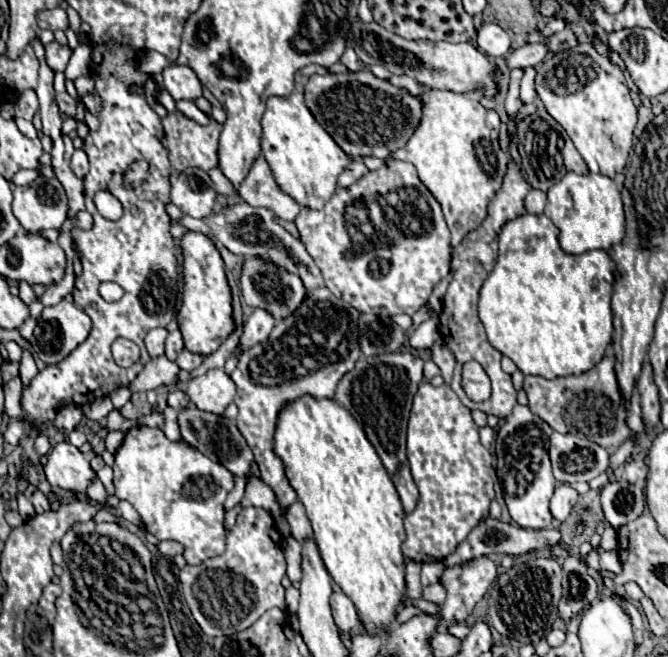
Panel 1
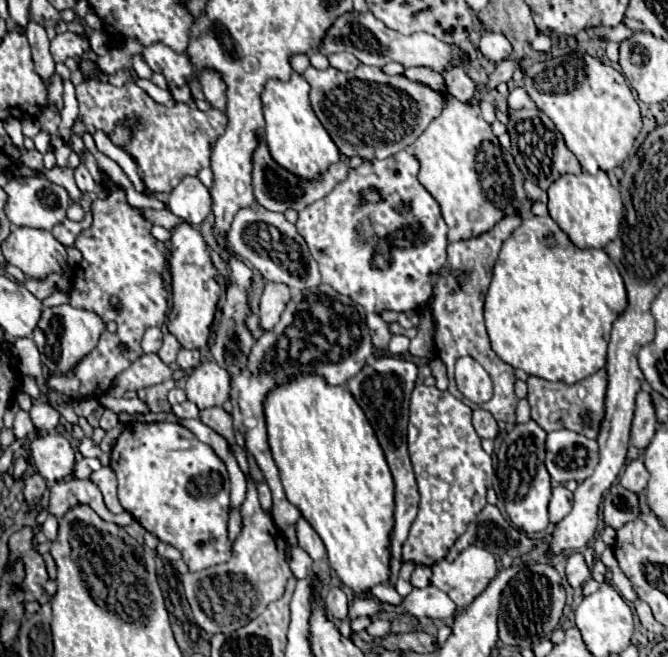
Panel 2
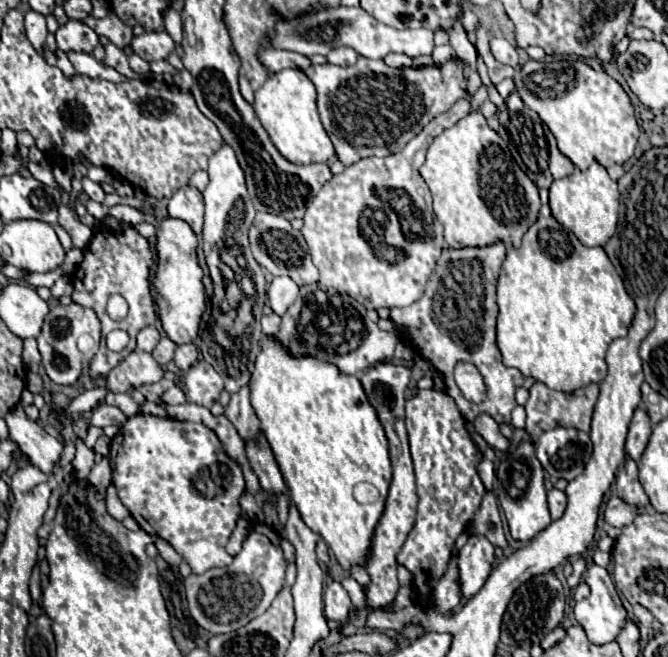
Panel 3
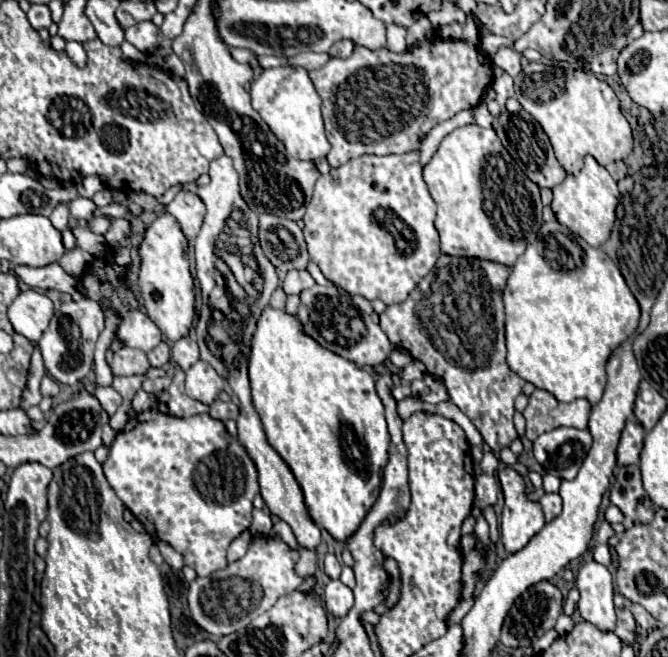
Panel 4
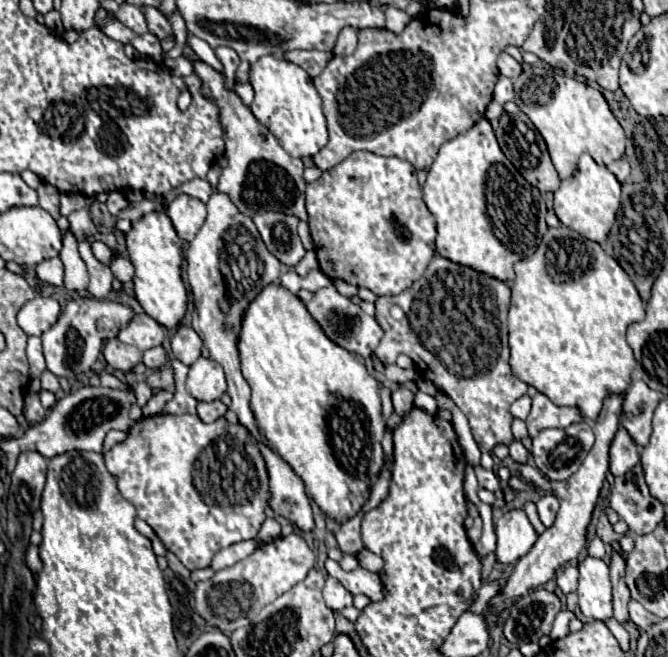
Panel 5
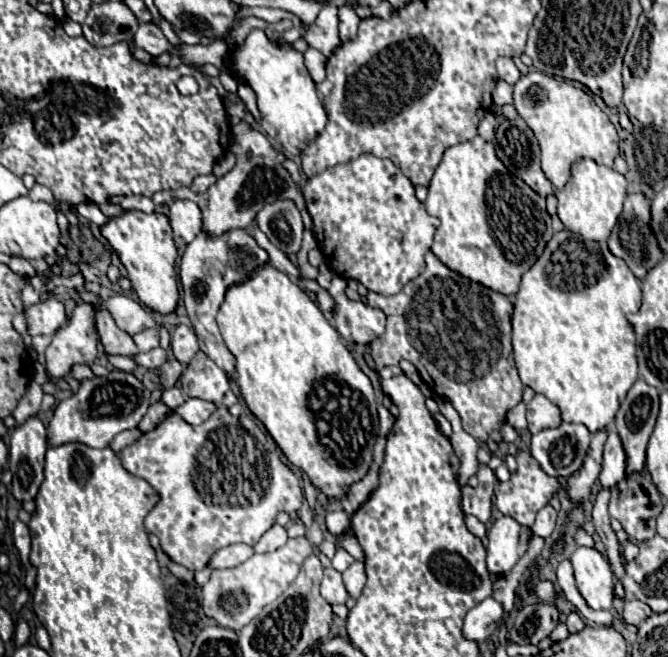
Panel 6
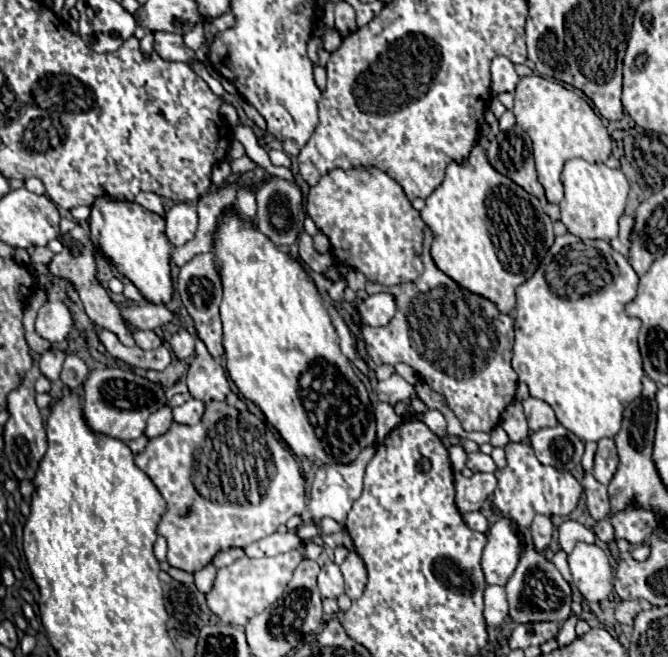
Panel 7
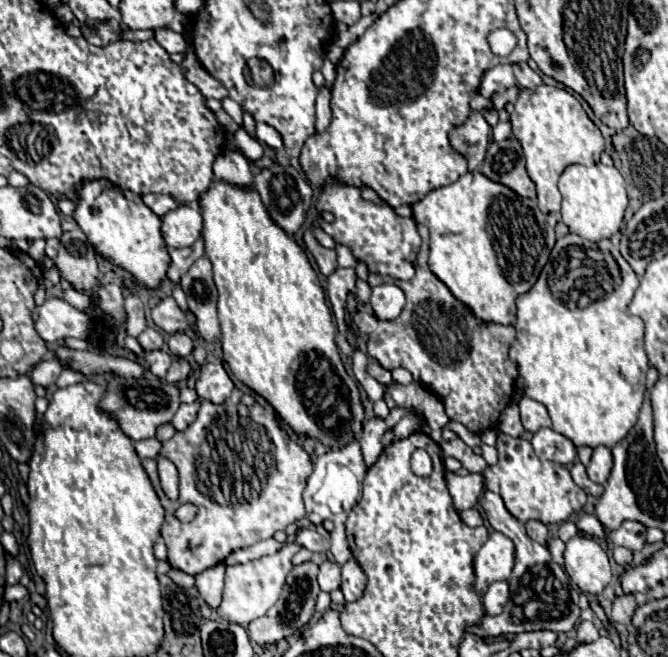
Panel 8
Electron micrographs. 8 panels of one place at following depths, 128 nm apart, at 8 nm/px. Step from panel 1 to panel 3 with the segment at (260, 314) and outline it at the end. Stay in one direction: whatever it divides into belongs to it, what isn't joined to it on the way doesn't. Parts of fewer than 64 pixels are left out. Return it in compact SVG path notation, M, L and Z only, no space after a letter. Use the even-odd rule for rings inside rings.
M278 276L268 286L268 304L276 314L284 314L286 308L296 300L298 284L288 276Z

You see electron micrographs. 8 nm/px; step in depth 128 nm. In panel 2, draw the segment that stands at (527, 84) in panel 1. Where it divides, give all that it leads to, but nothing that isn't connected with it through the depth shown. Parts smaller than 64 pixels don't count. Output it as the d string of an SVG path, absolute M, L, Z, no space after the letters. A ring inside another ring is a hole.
M514 88L508 95L507 103L514 110L532 108L534 106L534 102L528 98L528 94L526 94L524 88Z

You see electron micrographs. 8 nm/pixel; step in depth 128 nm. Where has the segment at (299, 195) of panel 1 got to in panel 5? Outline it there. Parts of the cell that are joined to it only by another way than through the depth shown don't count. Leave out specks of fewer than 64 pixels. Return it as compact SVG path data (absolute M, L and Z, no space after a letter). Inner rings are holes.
M262 56L250 66L250 84L254 88L254 102L250 106L252 114L276 136L288 154L296 158L312 158L328 142L320 96L316 94L312 78L298 64L274 56Z

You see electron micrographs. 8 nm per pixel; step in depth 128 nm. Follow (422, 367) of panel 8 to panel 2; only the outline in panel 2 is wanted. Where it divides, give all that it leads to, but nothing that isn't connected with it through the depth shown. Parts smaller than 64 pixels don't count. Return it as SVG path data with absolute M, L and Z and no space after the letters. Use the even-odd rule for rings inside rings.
M504 218L504 222L498 222L488 234L482 234L480 238L450 244L448 246L448 262L440 270L438 280L434 284L434 292L426 304L432 310L432 318L434 318L436 354L448 368L448 380L450 380L448 392L454 394L458 400L466 402L472 410L480 408L480 406L468 402L454 384L456 358L472 356L490 374L492 384L494 384L494 396L486 404L482 404L482 408L488 410L496 420L504 420L504 422L514 422L514 410L518 404L518 398L514 394L516 376L514 376L514 368L508 366L506 362L502 362L488 342L488 332L484 326L484 298L486 298L486 292L488 292L488 286L492 280L492 268L498 258L498 252L500 252L504 240L510 238L512 230L516 226L520 226L520 222L522 222L522 218Z

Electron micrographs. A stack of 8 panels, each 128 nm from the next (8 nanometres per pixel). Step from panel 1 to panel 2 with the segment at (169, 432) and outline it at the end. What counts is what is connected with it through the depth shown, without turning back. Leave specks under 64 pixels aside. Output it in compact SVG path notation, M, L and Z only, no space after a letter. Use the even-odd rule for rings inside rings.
M190 400L172 406L172 412L174 412L178 418L198 418L198 416L200 416L198 406L196 406L194 402L190 402Z

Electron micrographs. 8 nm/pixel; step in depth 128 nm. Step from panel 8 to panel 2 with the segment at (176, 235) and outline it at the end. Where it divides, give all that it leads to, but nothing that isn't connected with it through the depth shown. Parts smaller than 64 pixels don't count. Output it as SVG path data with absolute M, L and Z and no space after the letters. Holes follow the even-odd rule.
M188 176L170 192L168 210L192 226L198 226L210 214L210 192L198 178Z

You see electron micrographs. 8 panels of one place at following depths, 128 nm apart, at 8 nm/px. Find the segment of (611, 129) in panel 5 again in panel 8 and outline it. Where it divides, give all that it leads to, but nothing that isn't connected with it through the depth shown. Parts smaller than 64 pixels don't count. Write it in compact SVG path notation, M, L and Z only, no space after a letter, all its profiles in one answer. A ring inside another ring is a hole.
M538 86L534 90L520 90L520 96L510 114L512 136L522 144L526 156L526 170L536 184L538 208L544 214L560 212L562 196L558 192L558 178L570 164L592 166L604 150L604 138L594 122L586 116L582 104L564 88Z

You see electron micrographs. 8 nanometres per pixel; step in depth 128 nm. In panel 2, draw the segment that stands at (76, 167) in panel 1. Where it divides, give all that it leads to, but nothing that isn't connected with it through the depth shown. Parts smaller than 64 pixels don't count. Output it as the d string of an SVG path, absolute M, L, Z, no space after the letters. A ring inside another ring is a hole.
M80 164L76 168L76 184L82 192L94 192L96 190L96 184L94 184L94 180L92 180L92 176L84 164Z

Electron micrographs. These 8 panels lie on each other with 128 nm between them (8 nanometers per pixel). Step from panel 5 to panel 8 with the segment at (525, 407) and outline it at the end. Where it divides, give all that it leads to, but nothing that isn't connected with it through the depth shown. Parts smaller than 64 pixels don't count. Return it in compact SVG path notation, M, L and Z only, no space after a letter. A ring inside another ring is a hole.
M510 402L510 404L504 408L504 412L500 414L498 428L500 428L504 434L512 436L512 438L518 438L518 436L524 434L524 426L522 426L522 422L520 422L520 412L518 412L518 404L516 404L516 402Z

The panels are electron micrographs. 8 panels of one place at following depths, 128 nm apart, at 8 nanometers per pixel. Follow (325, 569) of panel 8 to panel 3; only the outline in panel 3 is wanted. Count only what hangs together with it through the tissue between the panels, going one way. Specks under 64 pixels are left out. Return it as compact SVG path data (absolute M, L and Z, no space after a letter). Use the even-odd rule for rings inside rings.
M330 582L324 590L324 614L330 622L346 622L348 610L352 608L348 592L340 582Z

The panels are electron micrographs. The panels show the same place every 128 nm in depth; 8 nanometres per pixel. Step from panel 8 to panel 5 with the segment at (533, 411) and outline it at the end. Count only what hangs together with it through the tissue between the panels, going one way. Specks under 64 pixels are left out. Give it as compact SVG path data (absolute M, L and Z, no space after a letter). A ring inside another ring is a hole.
M536 394L532 398L532 412L526 418L528 434L534 438L540 430L546 428L568 428L574 422L580 422L580 412L576 408L562 408L552 404L544 394Z

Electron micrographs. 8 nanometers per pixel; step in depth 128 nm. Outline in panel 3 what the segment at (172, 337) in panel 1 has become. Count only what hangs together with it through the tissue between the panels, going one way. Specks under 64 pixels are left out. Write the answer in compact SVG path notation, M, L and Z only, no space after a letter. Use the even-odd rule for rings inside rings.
M162 332L162 338L160 338L158 346L154 348L152 356L154 356L154 360L156 360L160 366L164 366L164 364L168 364L168 362L172 360L172 356L174 356L174 348L176 348L176 344Z

